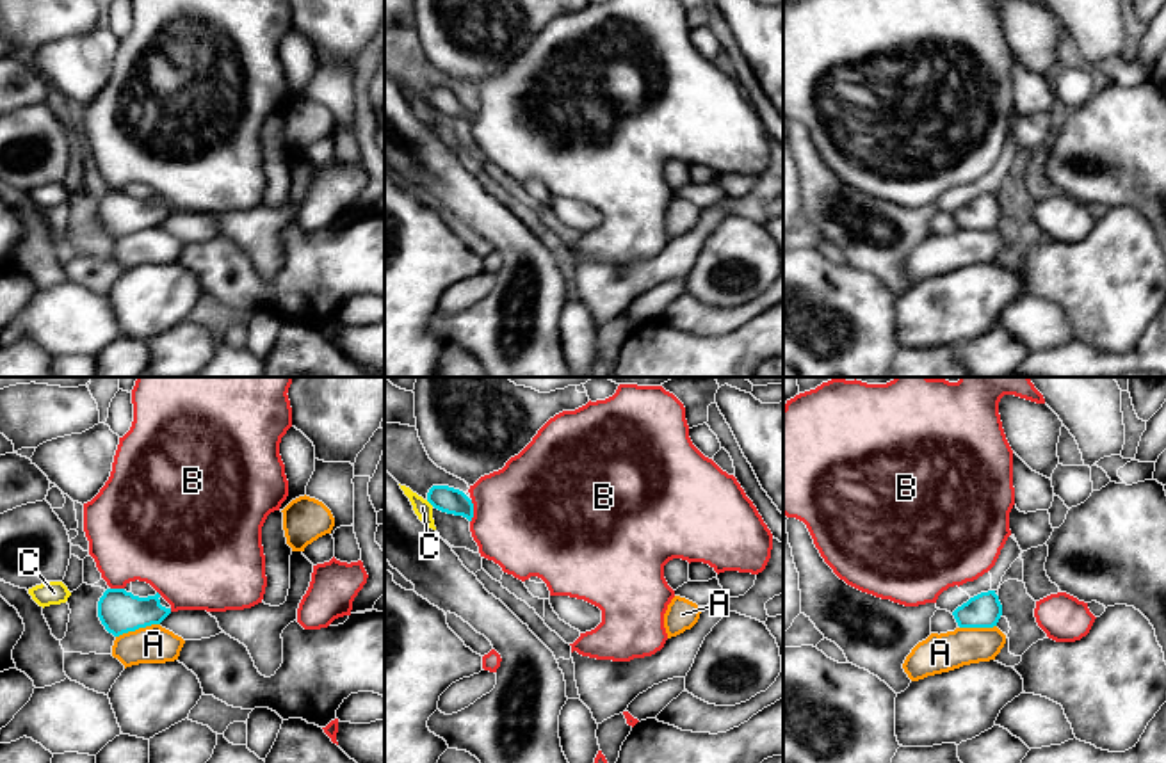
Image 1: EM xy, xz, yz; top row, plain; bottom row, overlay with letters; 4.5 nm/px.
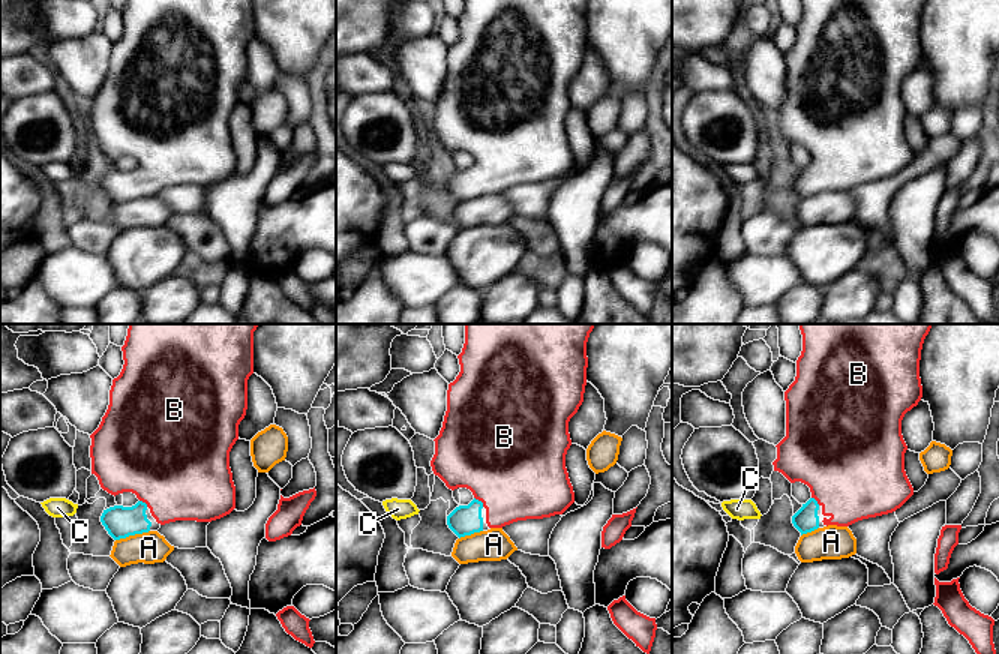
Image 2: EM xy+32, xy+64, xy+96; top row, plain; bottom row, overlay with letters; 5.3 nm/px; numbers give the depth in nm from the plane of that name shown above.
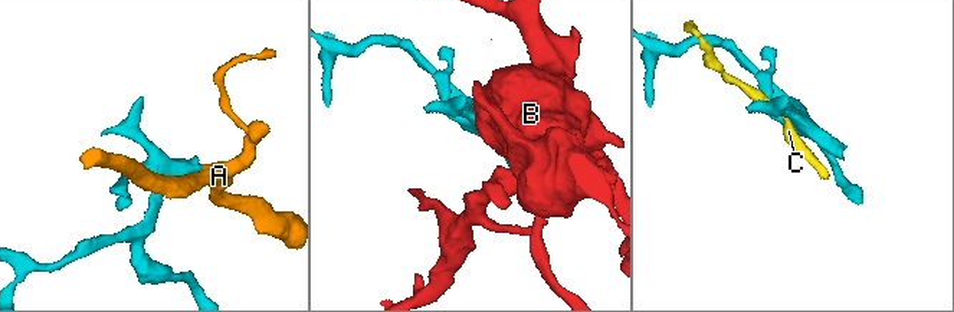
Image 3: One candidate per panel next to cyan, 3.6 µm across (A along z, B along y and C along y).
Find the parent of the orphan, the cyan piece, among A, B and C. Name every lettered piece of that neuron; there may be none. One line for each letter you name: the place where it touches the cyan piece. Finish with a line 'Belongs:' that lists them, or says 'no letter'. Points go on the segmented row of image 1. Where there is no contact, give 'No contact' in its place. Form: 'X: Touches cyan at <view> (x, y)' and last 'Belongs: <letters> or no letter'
B: Touches cyan at xz (472, 511)
Belongs: B

